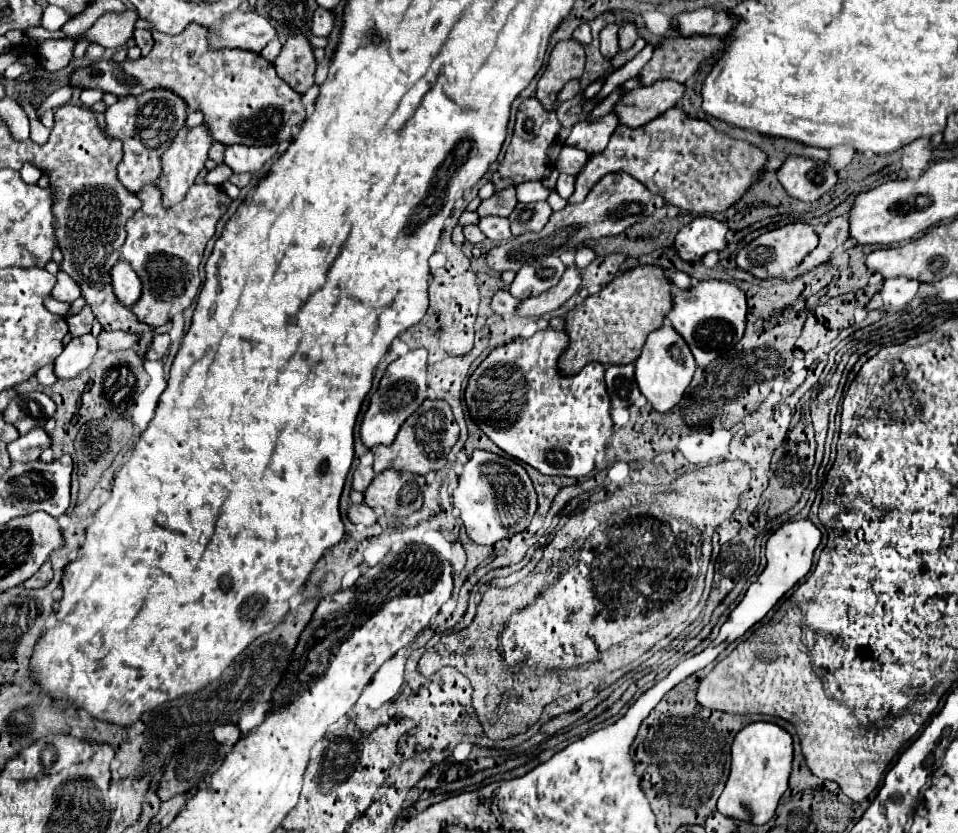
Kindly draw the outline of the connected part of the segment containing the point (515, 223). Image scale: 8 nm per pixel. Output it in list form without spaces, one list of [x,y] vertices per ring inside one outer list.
[[[519,202],[515,206],[515,210],[511,212],[511,216],[509,216],[513,236],[519,236],[519,234],[523,234],[527,230],[539,232],[547,224],[551,212],[553,210],[549,208],[547,202],[529,202],[529,204]]]

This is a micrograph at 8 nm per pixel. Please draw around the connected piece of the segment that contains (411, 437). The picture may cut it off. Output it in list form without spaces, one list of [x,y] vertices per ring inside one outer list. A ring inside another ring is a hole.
[[[425,400],[417,408],[417,412],[405,420],[393,444],[375,448],[373,468],[377,474],[389,468],[397,472],[411,472],[411,474],[427,474],[431,470],[441,470],[447,464],[447,456],[455,446],[457,438],[459,438],[459,426],[453,418],[451,406],[439,400]]]

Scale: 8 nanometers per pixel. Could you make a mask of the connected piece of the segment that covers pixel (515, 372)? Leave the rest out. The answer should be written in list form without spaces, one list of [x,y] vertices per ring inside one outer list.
[[[553,328],[495,348],[471,374],[465,390],[465,402],[475,424],[509,456],[537,468],[541,474],[585,478],[595,468],[597,454],[607,448],[607,442],[613,436],[611,400],[603,380],[605,366],[601,362],[591,362],[573,376],[561,374],[557,362],[567,348],[567,332]]]

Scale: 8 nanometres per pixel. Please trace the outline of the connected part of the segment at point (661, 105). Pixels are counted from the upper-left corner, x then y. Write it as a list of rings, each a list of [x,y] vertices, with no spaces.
[[[659,80],[657,84],[629,90],[615,104],[613,110],[617,112],[621,124],[637,128],[665,114],[683,98],[683,94],[685,94],[685,84],[677,84],[673,80]]]

